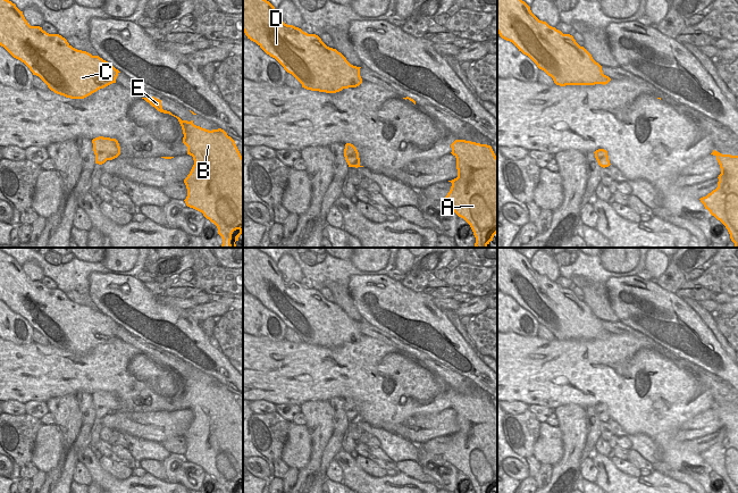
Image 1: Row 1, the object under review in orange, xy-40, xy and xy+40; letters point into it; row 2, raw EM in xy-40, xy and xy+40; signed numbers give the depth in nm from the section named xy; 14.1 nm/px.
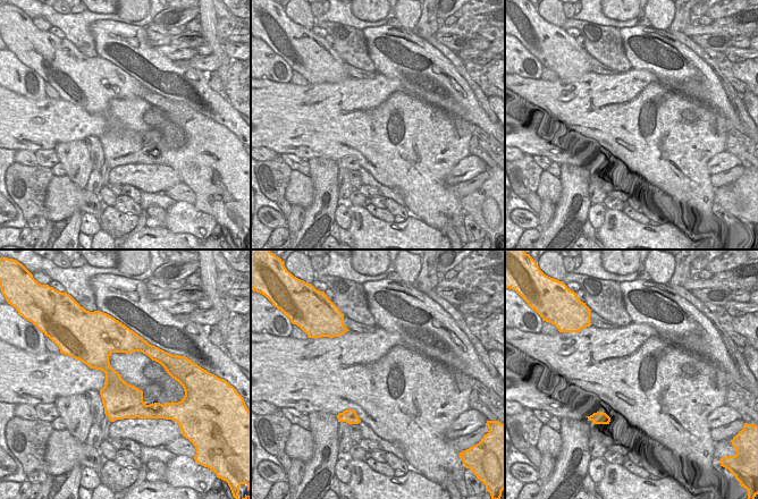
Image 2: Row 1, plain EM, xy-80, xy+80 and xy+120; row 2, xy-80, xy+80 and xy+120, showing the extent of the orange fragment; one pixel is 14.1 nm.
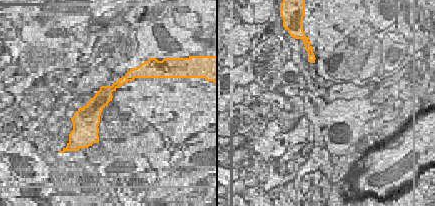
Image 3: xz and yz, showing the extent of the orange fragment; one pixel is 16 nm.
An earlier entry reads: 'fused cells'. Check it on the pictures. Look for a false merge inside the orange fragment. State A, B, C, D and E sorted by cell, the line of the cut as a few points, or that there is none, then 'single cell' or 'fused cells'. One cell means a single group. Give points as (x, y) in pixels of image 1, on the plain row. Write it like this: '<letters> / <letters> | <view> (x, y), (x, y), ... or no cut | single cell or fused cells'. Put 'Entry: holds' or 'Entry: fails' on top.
Entry: fails
A B C D E | no cut | single cell

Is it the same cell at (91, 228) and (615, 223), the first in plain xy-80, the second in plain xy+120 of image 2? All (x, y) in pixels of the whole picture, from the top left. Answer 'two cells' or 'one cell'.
two cells

